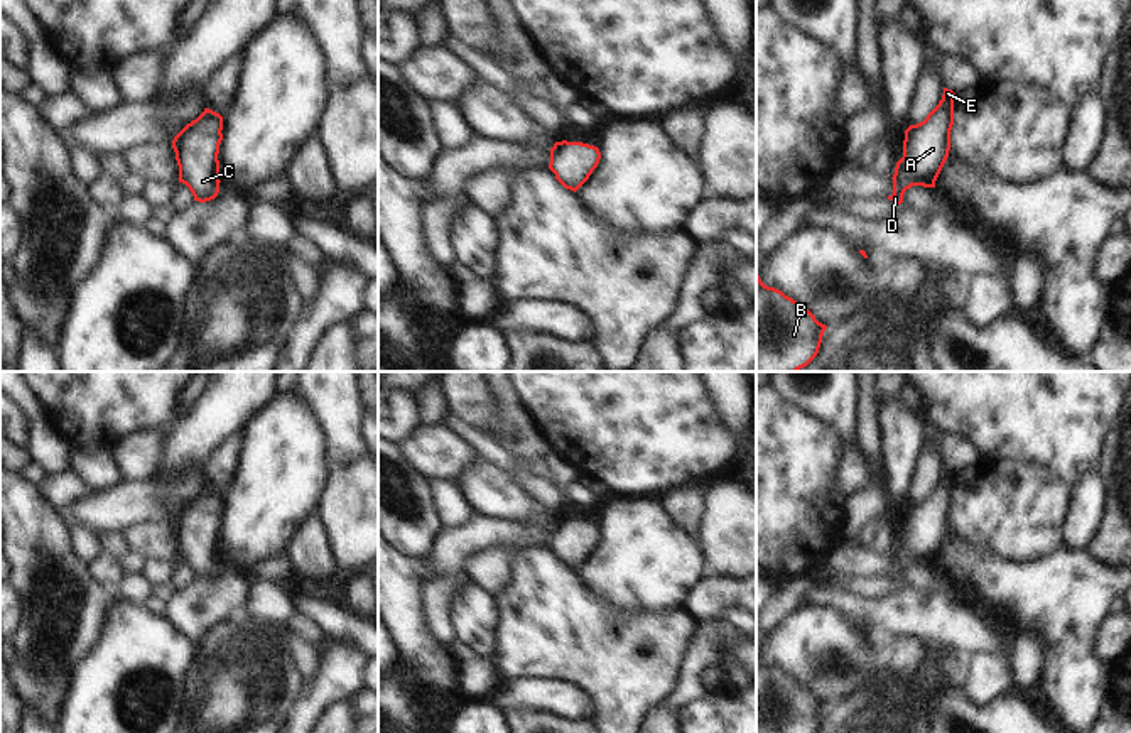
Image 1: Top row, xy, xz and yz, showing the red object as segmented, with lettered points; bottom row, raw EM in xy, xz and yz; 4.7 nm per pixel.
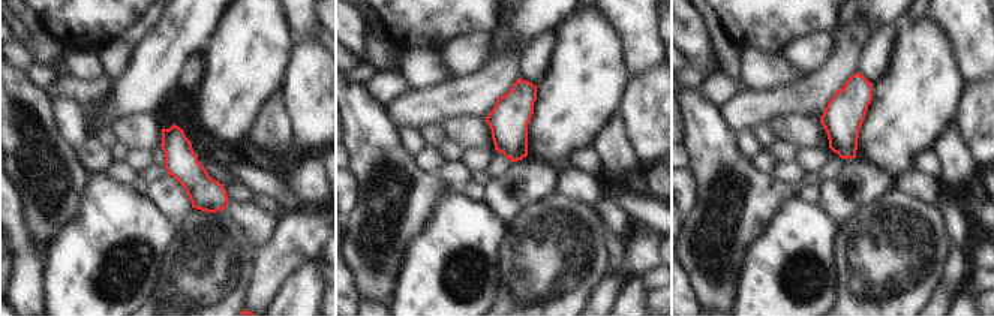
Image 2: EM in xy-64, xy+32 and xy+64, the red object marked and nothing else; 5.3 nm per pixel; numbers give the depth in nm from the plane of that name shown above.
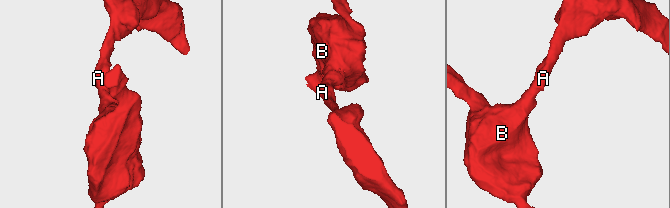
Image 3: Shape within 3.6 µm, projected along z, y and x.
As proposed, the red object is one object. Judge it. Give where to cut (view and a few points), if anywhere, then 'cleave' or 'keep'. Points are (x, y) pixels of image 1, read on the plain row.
cut none; keep

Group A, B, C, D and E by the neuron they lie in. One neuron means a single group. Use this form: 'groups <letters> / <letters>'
groups A B C D E

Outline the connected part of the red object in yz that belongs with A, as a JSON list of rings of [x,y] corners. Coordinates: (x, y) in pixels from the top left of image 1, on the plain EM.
[[[944,466],[942,478],[927,497],[905,508],[903,535],[896,540],[893,573],[888,574],[893,581],[901,583],[912,564],[935,566],[950,529],[954,478],[955,471]]]

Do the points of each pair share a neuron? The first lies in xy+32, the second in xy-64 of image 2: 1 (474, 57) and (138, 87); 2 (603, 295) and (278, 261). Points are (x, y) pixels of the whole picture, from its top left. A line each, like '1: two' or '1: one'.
1: two
2: one

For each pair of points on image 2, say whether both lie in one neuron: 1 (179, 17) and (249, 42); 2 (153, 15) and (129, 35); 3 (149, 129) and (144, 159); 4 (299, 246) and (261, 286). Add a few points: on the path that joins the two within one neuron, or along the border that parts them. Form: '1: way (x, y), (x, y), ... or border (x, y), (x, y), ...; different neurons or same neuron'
1: border (222, 15), (210, 41), (200, 51); different neurons
2: way (147, 21), (135, 32); same neuron
3: border (129, 149), (149, 150); different neurons
4: way (288, 256), (269, 276); same neuron

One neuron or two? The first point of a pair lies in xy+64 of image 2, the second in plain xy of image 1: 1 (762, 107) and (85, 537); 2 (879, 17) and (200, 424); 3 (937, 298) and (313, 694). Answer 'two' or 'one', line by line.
1: two
2: one
3: one

